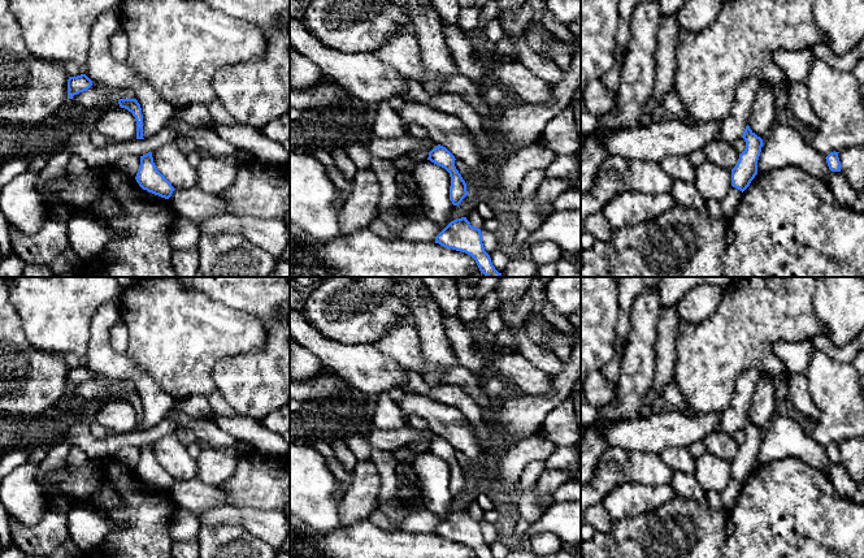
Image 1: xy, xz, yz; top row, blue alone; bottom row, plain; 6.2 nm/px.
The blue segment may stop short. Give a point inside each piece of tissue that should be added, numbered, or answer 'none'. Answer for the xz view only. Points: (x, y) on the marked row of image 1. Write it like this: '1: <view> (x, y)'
none

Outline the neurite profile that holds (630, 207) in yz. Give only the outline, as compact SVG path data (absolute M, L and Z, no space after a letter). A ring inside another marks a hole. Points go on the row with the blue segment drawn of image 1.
M625 191L615 195L600 211L612 229L629 224L656 219L665 211L678 206L669 194L650 195L638 191Z

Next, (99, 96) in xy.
M92 82L92 86L69 99L83 109L108 111L121 108L120 99L136 99L135 91L130 87L110 87L100 82Z

